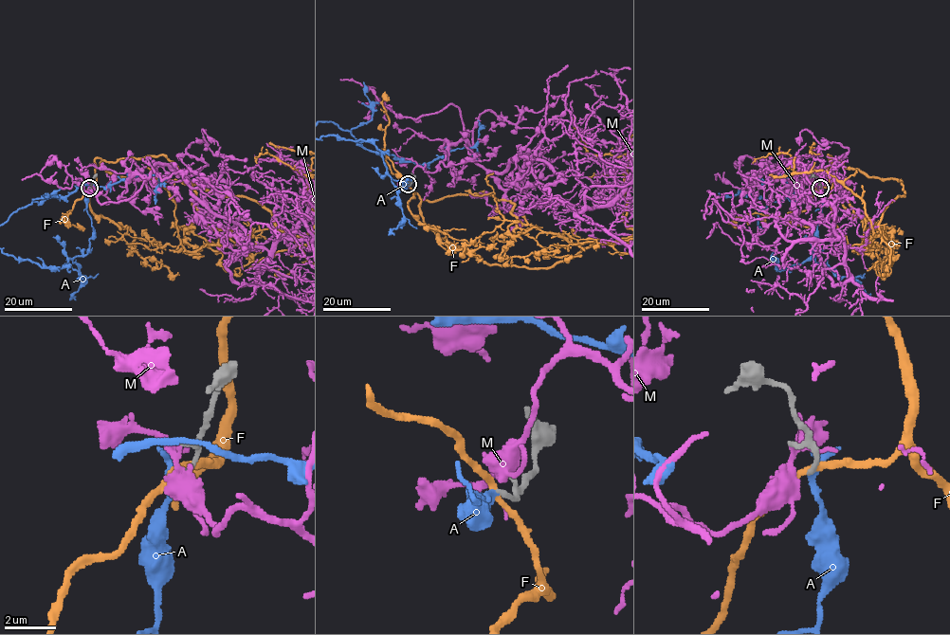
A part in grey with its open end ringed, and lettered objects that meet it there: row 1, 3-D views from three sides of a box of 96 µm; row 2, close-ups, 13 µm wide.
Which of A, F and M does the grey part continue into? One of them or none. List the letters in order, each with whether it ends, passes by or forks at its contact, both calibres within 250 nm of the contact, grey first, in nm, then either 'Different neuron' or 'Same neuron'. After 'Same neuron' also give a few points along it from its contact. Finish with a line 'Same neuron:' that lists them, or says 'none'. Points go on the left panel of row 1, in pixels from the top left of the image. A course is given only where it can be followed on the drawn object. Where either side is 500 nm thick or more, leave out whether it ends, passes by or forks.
A: It passes by. Thickness 190 nm (grey) against 200 nm. Same neuron
F: It passes by. Thickness 200 nm (grey) against 240 nm. Different neuron
M: It forks there. Thickness 170 nm (grey) against 150 nm. Different neuron
Same neuron: A

